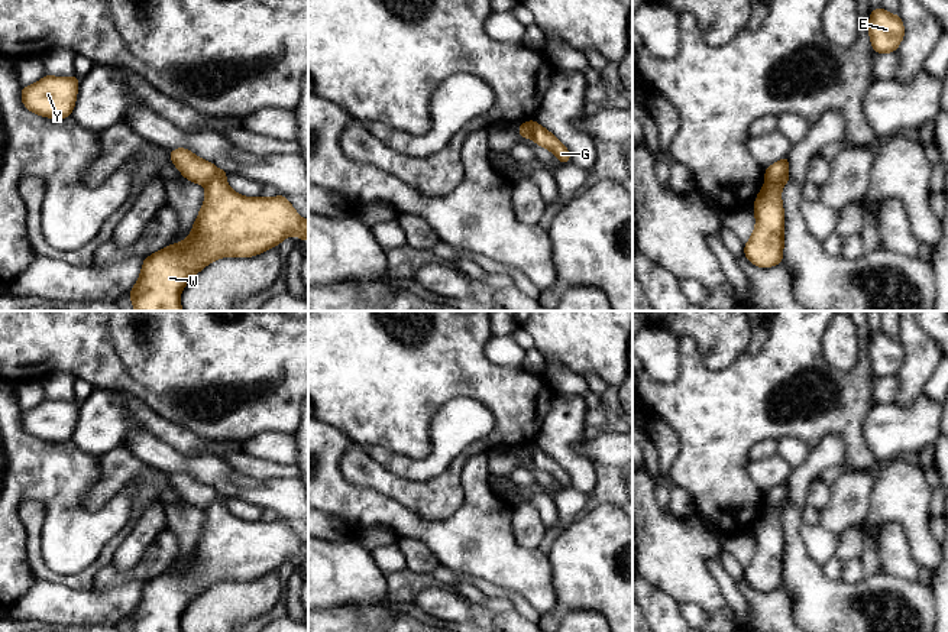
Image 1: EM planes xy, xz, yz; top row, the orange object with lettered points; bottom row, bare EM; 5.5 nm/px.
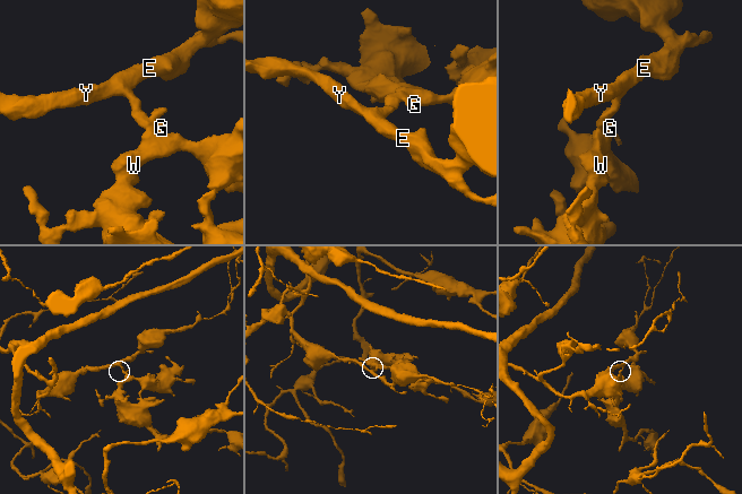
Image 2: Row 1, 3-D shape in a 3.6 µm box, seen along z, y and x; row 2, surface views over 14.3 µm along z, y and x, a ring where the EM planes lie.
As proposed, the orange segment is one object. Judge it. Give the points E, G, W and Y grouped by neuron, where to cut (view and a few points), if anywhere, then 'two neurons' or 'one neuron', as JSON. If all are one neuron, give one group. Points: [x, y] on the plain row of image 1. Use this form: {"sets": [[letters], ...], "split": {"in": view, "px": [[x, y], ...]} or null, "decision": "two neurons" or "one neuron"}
{"sets": [["E", "Y"], ["G", "W"]], "split": {"in": "yz", "px": [[788, 496], [780, 505], [767, 506]]}, "decision": "two neurons"}

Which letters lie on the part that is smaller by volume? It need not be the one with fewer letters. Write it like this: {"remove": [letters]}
{"remove": ["G", "W"]}

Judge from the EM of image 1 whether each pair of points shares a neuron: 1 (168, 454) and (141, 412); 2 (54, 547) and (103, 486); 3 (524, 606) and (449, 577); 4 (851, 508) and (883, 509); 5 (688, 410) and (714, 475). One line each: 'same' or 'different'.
1: different
2: different
3: same
4: different
5: same

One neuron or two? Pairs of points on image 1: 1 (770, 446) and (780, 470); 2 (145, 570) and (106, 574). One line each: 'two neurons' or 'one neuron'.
1: two neurons
2: one neuron

